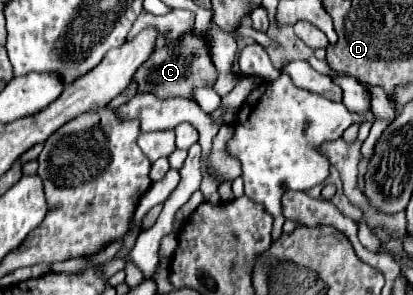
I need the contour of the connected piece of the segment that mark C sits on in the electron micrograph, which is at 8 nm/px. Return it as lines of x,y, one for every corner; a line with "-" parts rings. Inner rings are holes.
186,33
174,47
162,47
156,49
150,59
136,71
136,81
138,81
138,91
146,93
152,91
158,97
192,97
192,89
198,85
212,85
216,79
216,69
210,61
208,45
194,37
192,33

